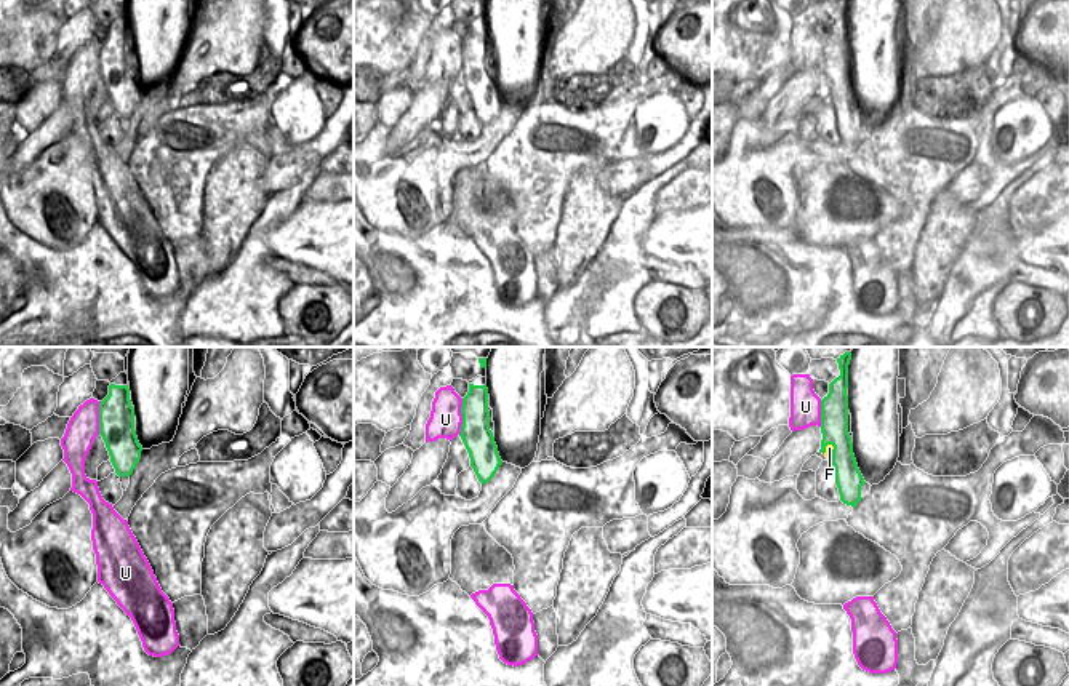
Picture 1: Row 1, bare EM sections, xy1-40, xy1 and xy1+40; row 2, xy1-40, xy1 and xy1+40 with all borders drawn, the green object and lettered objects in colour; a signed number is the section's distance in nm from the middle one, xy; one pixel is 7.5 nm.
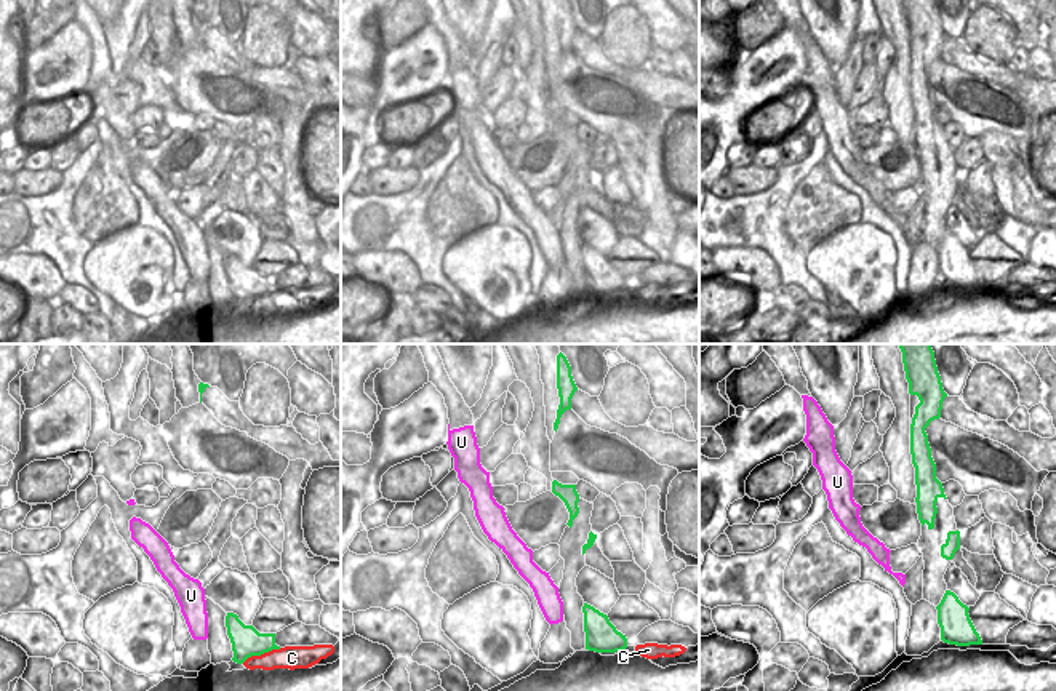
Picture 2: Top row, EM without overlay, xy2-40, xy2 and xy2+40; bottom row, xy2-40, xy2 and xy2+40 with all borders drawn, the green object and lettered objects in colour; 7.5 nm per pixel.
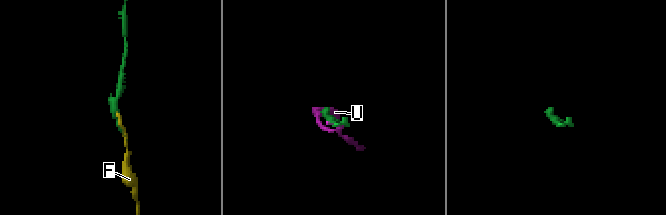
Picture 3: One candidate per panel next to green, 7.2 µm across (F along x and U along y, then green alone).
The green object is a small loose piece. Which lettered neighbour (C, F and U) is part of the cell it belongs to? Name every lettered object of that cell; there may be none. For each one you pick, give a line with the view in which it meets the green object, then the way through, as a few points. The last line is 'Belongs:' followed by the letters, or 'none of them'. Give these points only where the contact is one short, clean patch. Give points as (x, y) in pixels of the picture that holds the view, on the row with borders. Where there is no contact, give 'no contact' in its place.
F: meets green in xy1+40
Belongs: F

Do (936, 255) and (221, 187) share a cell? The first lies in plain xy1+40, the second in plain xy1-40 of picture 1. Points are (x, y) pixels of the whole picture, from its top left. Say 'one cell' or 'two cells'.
one cell

